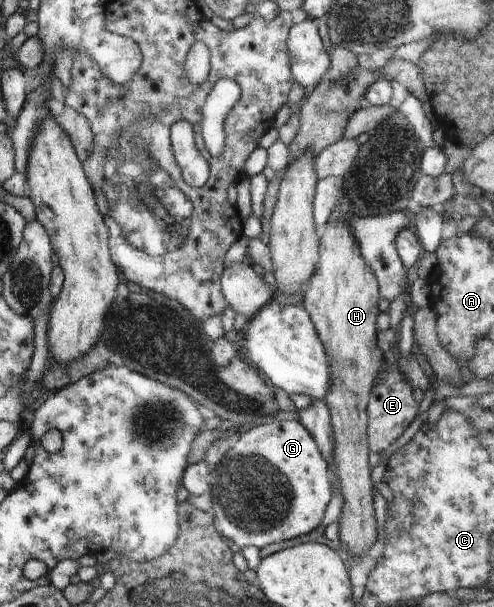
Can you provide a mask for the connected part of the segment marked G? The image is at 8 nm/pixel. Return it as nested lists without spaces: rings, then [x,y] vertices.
[[[283,416],[275,418],[275,420],[265,425],[250,426],[248,431],[239,434],[233,446],[222,456],[222,459],[211,470],[213,489],[209,496],[212,502],[211,511],[214,514],[214,523],[217,532],[236,549],[240,550],[246,546],[256,546],[258,549],[265,548],[267,544],[279,544],[279,542],[287,542],[287,540],[295,540],[303,534],[308,534],[322,523],[325,509],[332,497],[332,484],[329,477],[329,468],[327,461],[321,454],[315,439],[311,433],[299,422],[297,417]]]

